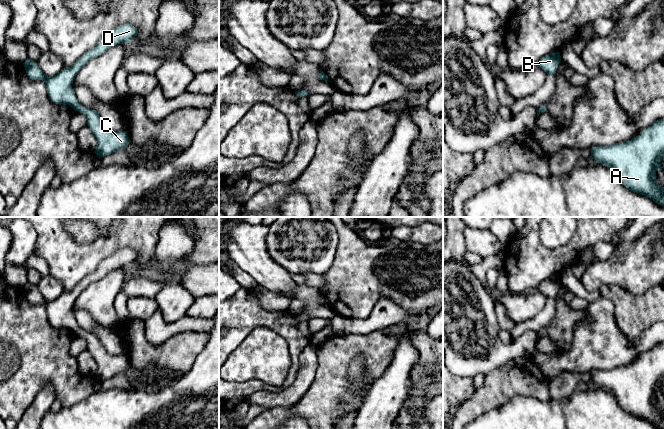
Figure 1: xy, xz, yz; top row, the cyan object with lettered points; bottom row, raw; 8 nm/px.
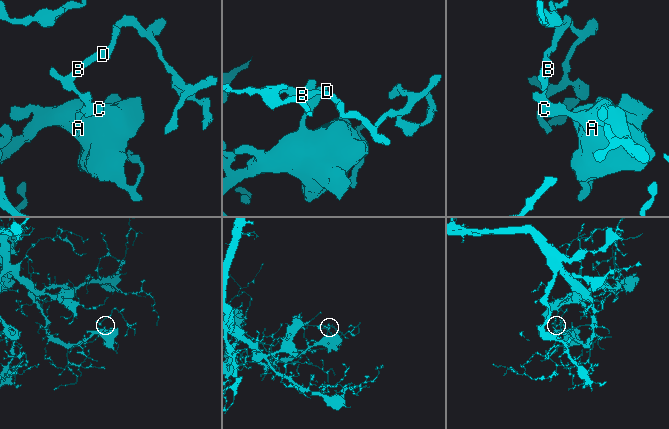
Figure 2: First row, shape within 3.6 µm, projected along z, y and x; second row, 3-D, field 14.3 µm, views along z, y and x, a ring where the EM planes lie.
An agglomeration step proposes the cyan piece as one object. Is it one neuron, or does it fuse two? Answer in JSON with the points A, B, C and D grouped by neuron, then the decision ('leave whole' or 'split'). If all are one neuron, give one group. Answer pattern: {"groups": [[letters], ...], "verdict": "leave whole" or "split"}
{"groups": [["A", "B", "C", "D"]], "verdict": "leave whole"}

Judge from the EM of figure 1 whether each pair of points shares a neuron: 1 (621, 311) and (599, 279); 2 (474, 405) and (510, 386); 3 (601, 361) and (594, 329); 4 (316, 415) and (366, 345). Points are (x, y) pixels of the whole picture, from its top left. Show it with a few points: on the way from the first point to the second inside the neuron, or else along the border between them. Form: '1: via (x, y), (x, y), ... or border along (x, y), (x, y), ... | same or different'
1: border along (598, 288), (603, 285), (616, 285), (626, 290) | different
2: via (483, 400), (501, 386) | same
3: via (601, 353), (601, 346), (597, 342), (597, 337) | same
4: via (331, 395), (333, 369), (346, 356) | same

